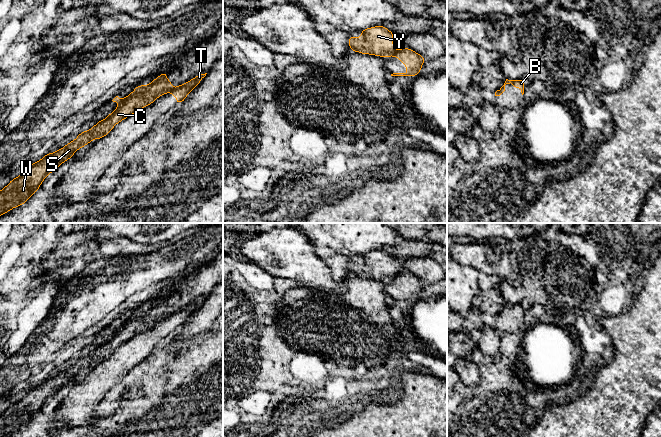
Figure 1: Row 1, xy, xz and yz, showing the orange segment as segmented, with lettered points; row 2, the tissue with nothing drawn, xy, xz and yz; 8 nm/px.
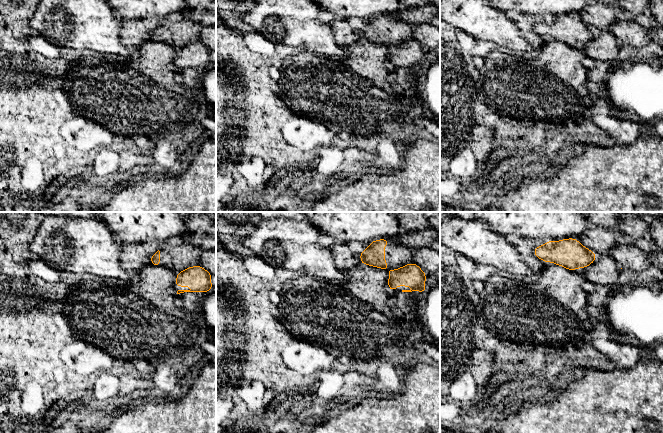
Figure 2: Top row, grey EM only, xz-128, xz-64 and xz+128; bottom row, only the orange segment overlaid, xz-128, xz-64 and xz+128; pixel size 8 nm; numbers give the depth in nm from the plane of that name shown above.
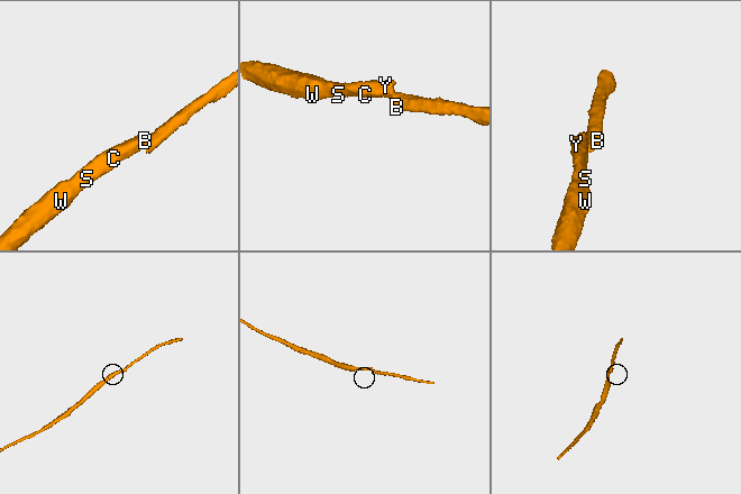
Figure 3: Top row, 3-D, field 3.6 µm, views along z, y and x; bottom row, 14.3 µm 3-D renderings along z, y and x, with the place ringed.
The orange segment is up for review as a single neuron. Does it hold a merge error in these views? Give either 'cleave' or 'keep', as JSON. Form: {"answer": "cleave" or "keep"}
{"answer": "cleave"}

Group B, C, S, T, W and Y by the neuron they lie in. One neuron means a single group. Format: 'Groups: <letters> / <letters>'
Groups: B T / C S W Y

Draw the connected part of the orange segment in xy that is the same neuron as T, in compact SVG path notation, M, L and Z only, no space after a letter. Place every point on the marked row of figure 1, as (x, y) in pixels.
M207 73L199 74L190 81L185 82L184 84L179 85L175 88L172 88L170 90L170 93L176 97L176 103L182 103L186 99L187 95L194 89L194 87L202 81L206 74Z

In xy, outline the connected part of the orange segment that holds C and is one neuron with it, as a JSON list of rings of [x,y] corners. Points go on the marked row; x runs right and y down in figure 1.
[[[163,72],[148,85],[139,85],[125,98],[116,96],[117,108],[105,119],[100,120],[90,130],[81,132],[65,147],[46,154],[41,160],[32,163],[20,176],[12,179],[0,191],[0,217],[11,209],[23,205],[41,186],[44,179],[62,163],[72,158],[74,153],[94,139],[101,139],[112,131],[114,126],[140,109],[152,104],[158,97],[170,92],[171,81]]]

